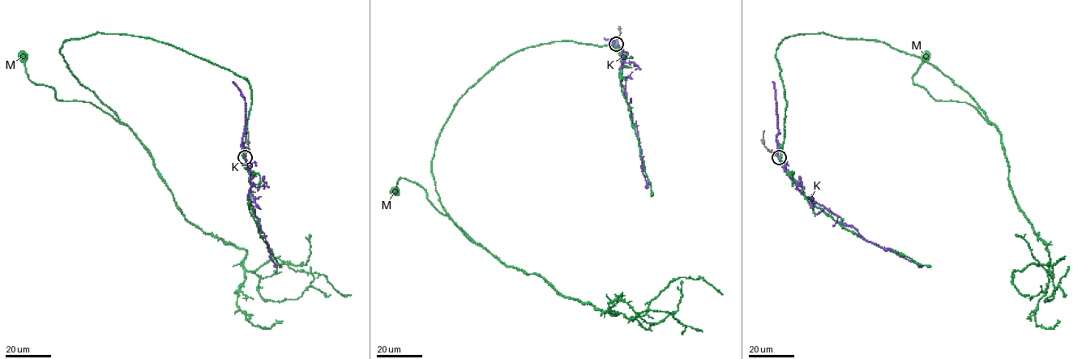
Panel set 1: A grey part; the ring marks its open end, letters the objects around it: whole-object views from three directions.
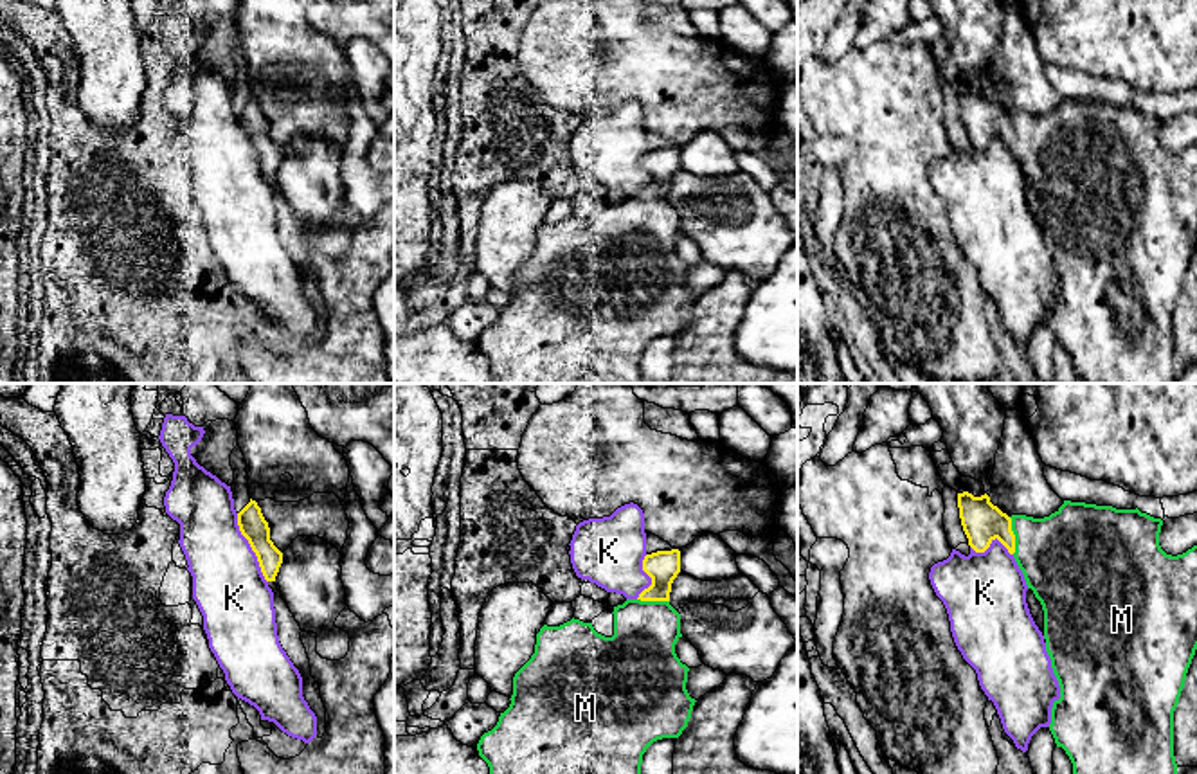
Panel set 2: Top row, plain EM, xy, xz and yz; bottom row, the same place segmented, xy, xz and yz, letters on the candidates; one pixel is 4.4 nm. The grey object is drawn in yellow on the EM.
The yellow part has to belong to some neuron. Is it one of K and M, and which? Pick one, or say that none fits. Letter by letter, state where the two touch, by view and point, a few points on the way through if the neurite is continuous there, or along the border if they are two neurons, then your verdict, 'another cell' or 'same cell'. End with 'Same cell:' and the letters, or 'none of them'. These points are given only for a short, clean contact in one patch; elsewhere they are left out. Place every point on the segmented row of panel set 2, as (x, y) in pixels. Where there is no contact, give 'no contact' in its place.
K: meets yellow in xy at (251, 546); border along xy (236, 513), (240, 533), (254, 553), (267, 582); another cell
M: meets yellow in yz at (1014, 535); runs through yz (981, 521), (998, 524), (1014, 535), (1064, 557); same cell
Same cell: M

